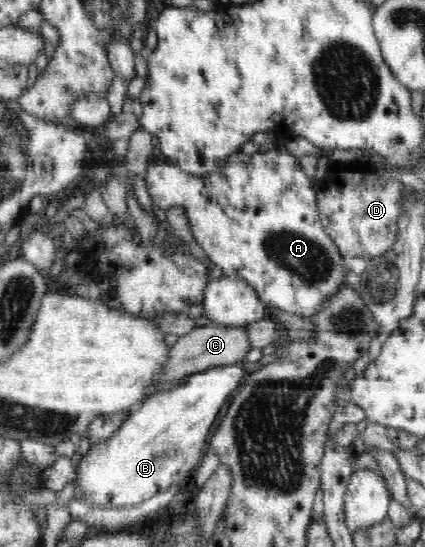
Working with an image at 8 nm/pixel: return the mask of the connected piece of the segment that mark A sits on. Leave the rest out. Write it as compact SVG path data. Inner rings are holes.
M277 147L271 152L258 151L251 155L233 153L216 171L202 175L185 173L175 163L162 160L149 164L143 178L159 208L165 212L171 206L185 209L195 242L214 266L219 267L223 275L245 279L266 305L311 318L325 310L329 298L346 284L347 259L323 228L318 216L317 189L291 153L277 152Z

